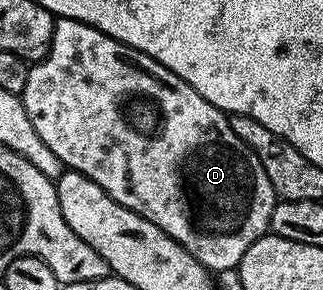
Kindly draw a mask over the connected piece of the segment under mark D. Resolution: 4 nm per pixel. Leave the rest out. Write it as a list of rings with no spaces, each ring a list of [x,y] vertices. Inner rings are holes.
[[[55,18],[54,32],[48,53],[30,67],[28,85],[24,85],[20,98],[28,113],[28,121],[32,121],[32,129],[36,129],[40,141],[44,141],[44,145],[48,145],[48,149],[52,149],[52,153],[56,153],[63,168],[84,173],[84,177],[88,177],[93,183],[100,185],[100,189],[104,189],[104,193],[108,193],[108,197],[112,197],[112,201],[132,209],[132,213],[152,221],[152,225],[164,229],[164,233],[168,233],[168,237],[172,237],[184,249],[188,249],[188,253],[192,253],[192,257],[196,257],[196,261],[200,261],[200,265],[204,265],[212,273],[233,272],[244,257],[244,253],[248,253],[248,245],[252,245],[261,235],[270,231],[270,218],[276,202],[272,181],[268,181],[268,173],[264,173],[264,165],[260,165],[260,157],[256,157],[256,153],[252,153],[252,149],[248,149],[248,145],[244,145],[244,141],[240,141],[240,137],[236,137],[227,112],[221,111],[216,105],[212,105],[207,99],[200,97],[200,93],[196,93],[196,89],[192,89],[180,77],[176,77],[176,73],[172,73],[164,65],[160,65],[160,61],[108,37],[100,29],[75,19]],[[129,99],[145,101],[154,110],[157,115],[157,126],[153,130],[138,128],[136,122],[128,114],[127,108],[122,108]]]

